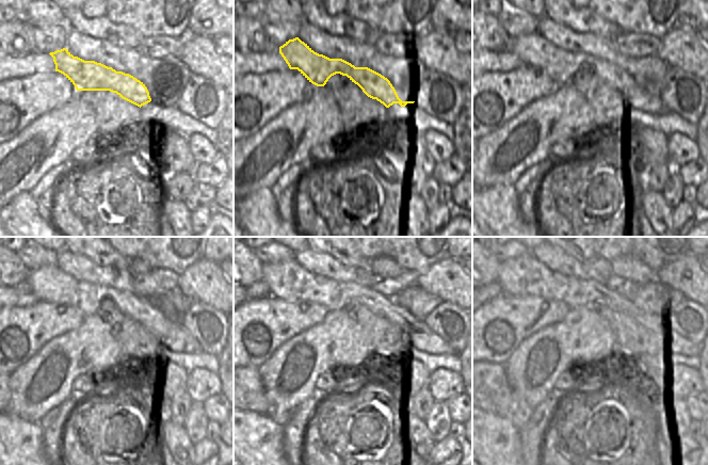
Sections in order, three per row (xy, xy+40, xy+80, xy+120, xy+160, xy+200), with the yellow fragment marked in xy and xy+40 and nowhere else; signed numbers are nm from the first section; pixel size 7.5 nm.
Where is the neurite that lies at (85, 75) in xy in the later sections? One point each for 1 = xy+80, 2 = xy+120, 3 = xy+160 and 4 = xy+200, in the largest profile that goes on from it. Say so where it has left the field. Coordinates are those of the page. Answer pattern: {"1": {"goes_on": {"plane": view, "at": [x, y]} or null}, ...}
{"1": {"goes_on": {"plane": "xy+80", "at": [534, 50]}}, "2": {"goes_on": {"plane": "xy+120", "at": [49, 284]}}, "3": {"goes_on": {"plane": "xy+160", "at": [288, 281]}}, "4": {"goes_on": {"plane": "xy+200", "at": [525, 275]}}}

